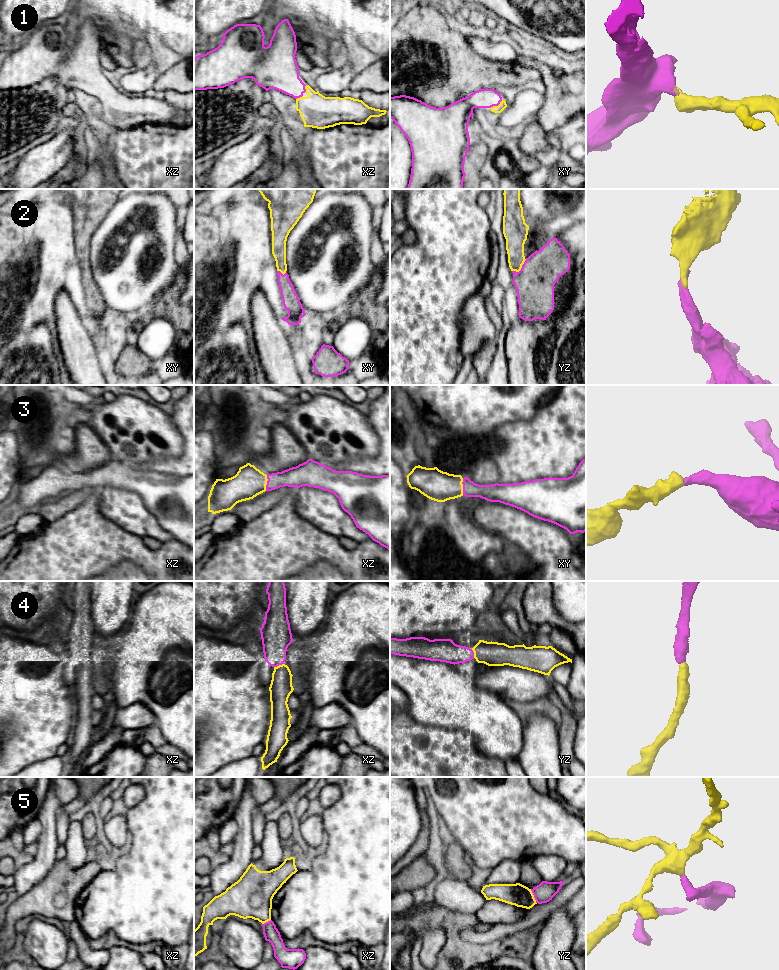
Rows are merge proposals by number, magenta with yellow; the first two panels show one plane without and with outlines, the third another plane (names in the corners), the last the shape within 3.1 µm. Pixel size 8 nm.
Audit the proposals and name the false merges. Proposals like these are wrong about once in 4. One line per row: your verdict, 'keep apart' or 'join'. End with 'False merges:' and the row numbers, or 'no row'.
1: join
2: join
3: join
4: join
5: keep apart
False merges: 5

